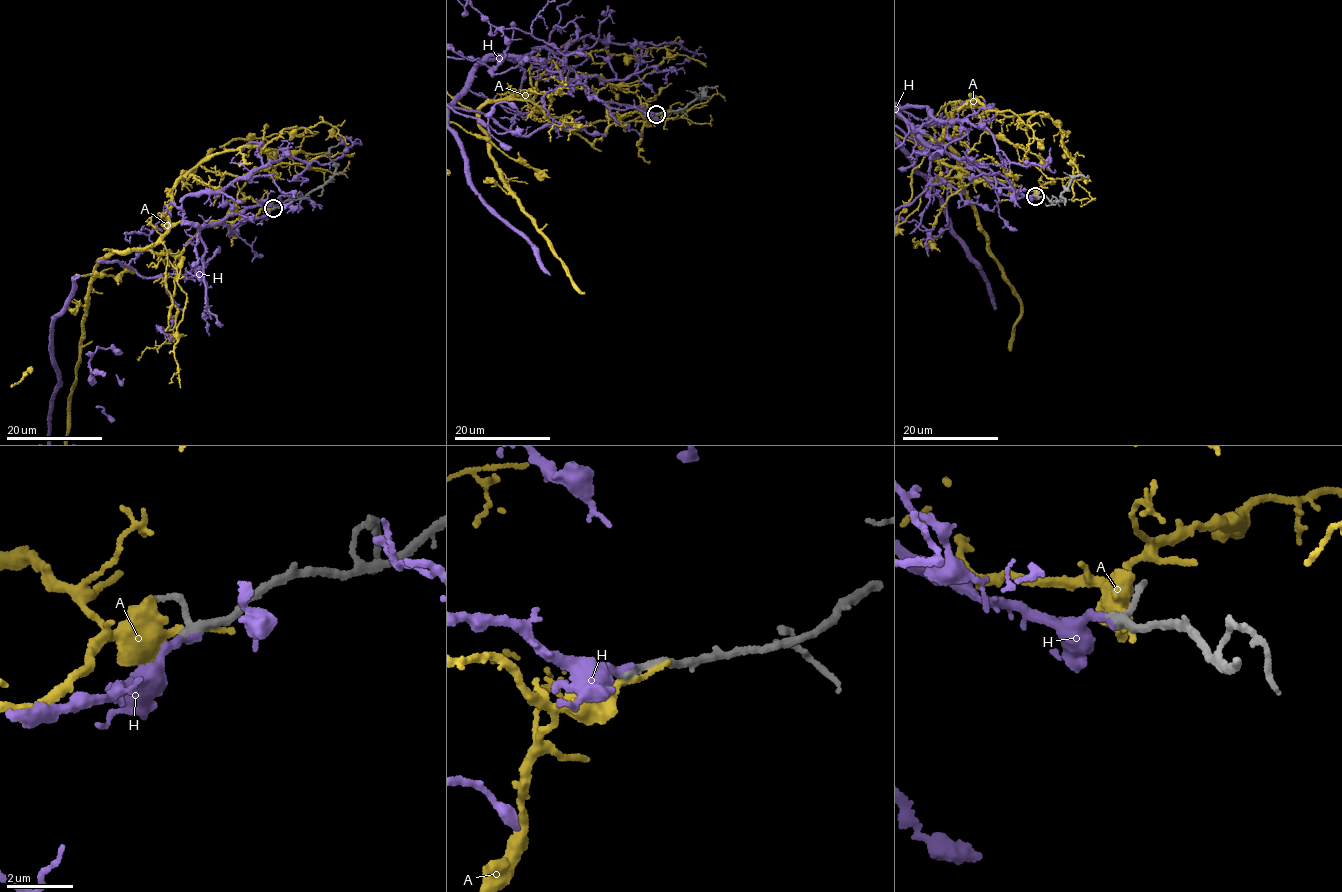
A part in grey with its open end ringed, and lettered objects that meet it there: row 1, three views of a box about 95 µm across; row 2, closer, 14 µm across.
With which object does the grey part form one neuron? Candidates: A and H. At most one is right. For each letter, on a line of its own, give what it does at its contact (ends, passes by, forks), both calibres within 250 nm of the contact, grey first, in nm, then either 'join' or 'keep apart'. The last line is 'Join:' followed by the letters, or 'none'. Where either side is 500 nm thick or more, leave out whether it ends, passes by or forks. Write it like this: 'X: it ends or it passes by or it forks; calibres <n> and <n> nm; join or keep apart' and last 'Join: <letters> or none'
A: it ends; calibres 320 and 220 nm; keep apart
H: it ends; calibres 280 and 200 nm; join
Join: H

